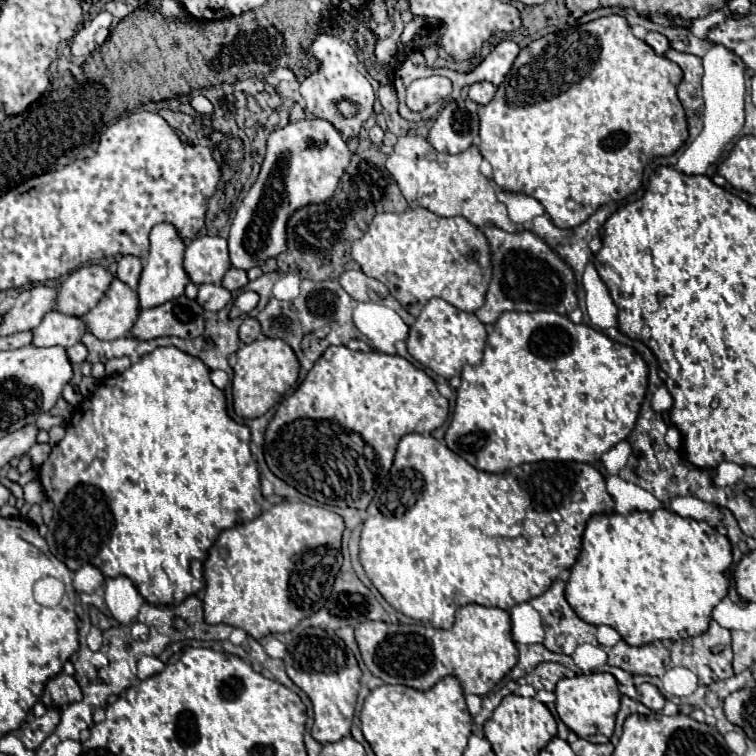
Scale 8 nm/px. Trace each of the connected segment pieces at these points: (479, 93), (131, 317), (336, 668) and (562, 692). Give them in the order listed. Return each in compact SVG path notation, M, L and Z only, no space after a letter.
M477 82L477 84L473 84L471 88L469 88L469 98L475 102L475 104L479 104L479 106L483 106L483 104L487 104L487 102L491 102L491 98L495 96L495 86L493 84L489 84L489 82Z
M115 278L101 302L85 314L87 328L101 340L117 340L129 334L139 316L139 298L133 288Z
M303 628L299 636L287 642L287 656L283 658L287 676L311 698L315 710L315 724L311 734L317 742L337 742L351 734L361 668L353 652L337 636L327 636L319 628Z
M591 672L591 674L573 676L573 678L563 678L557 682L555 696L557 696L555 704L557 704L559 718L579 738L585 738L595 744L603 744L611 738L615 730L615 716L621 704L621 692L615 676L607 672Z

